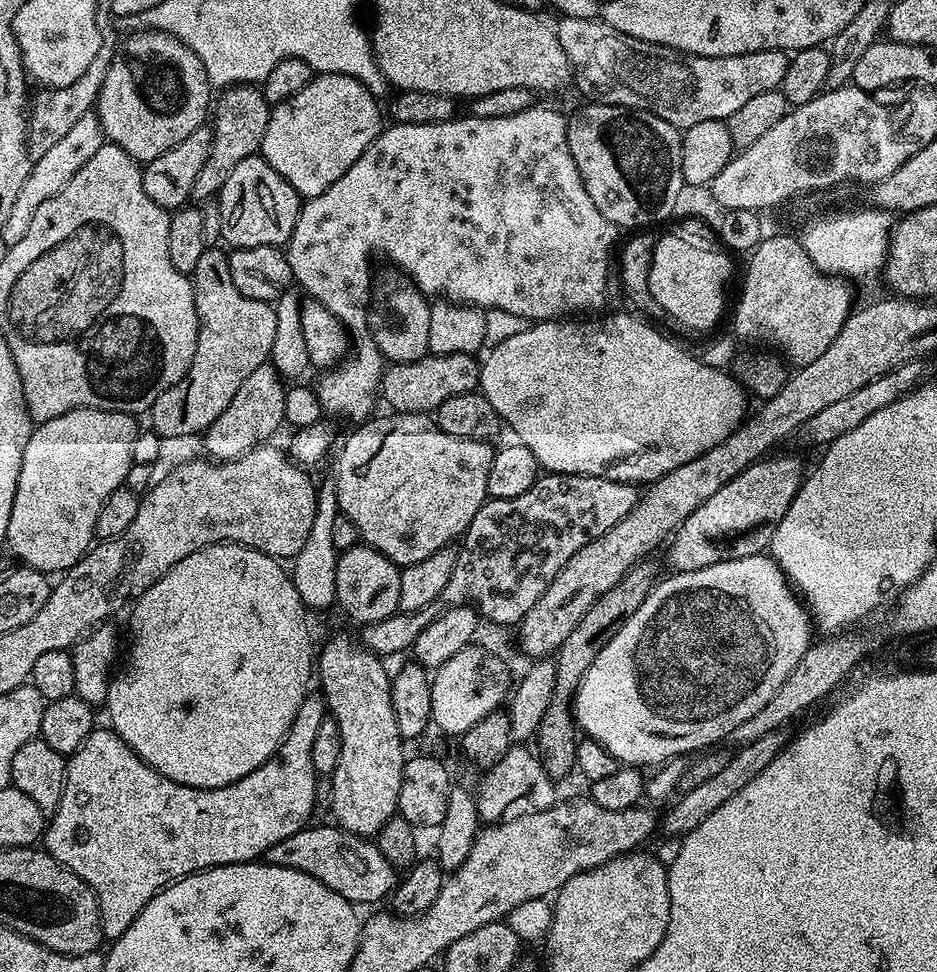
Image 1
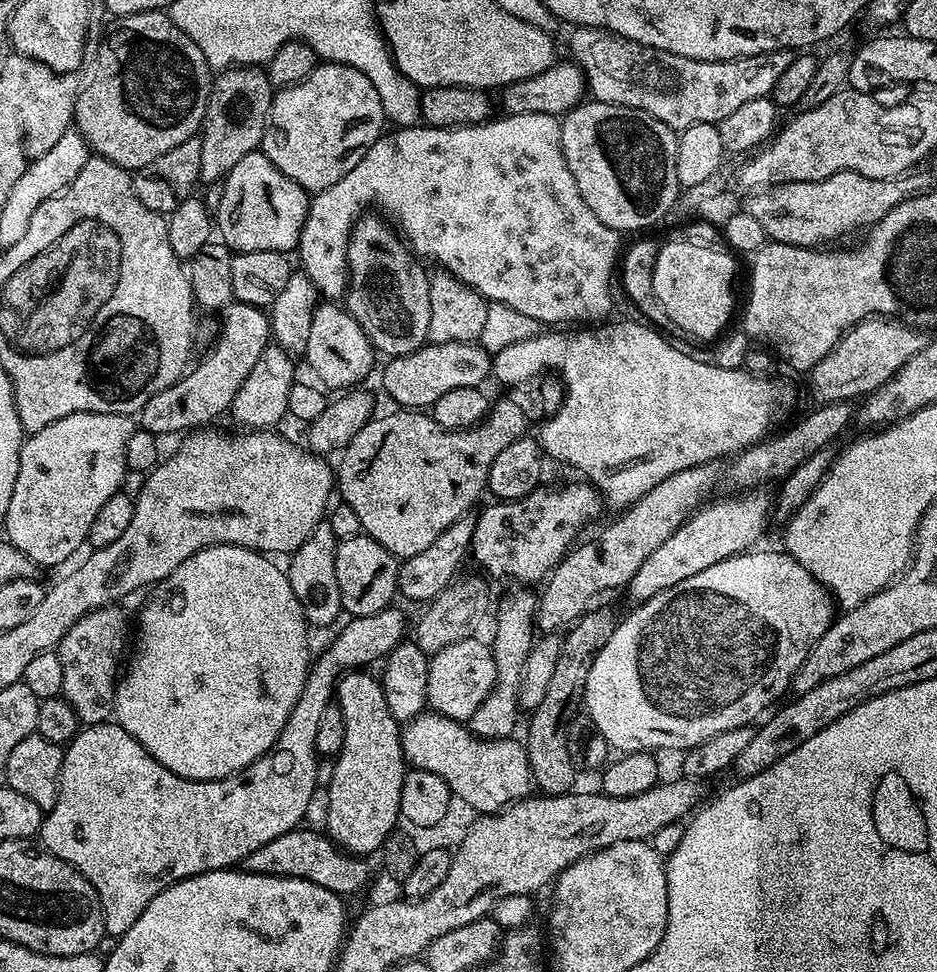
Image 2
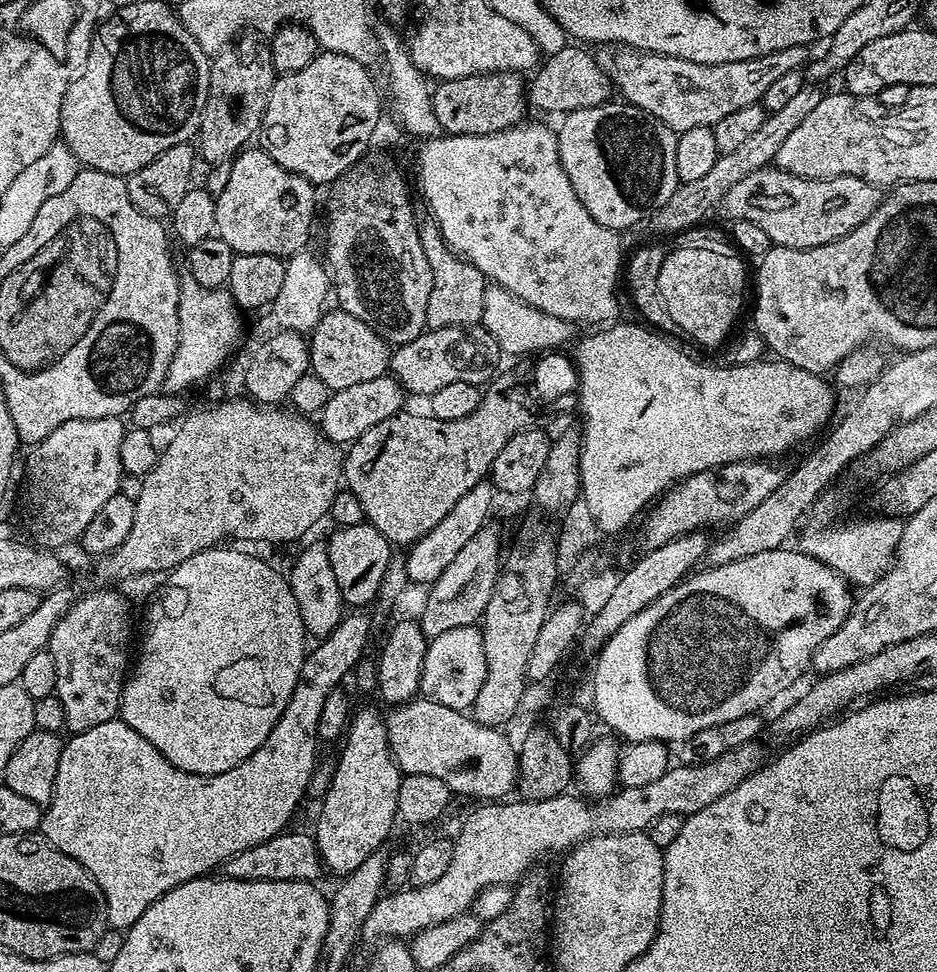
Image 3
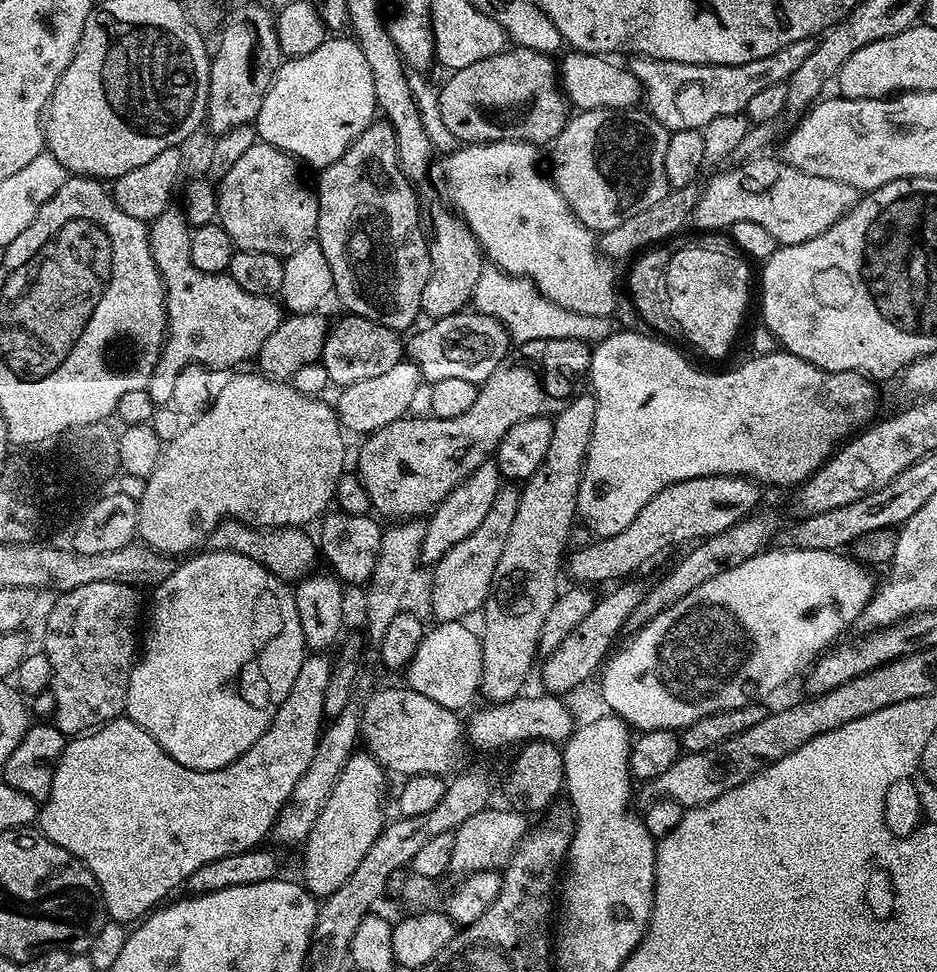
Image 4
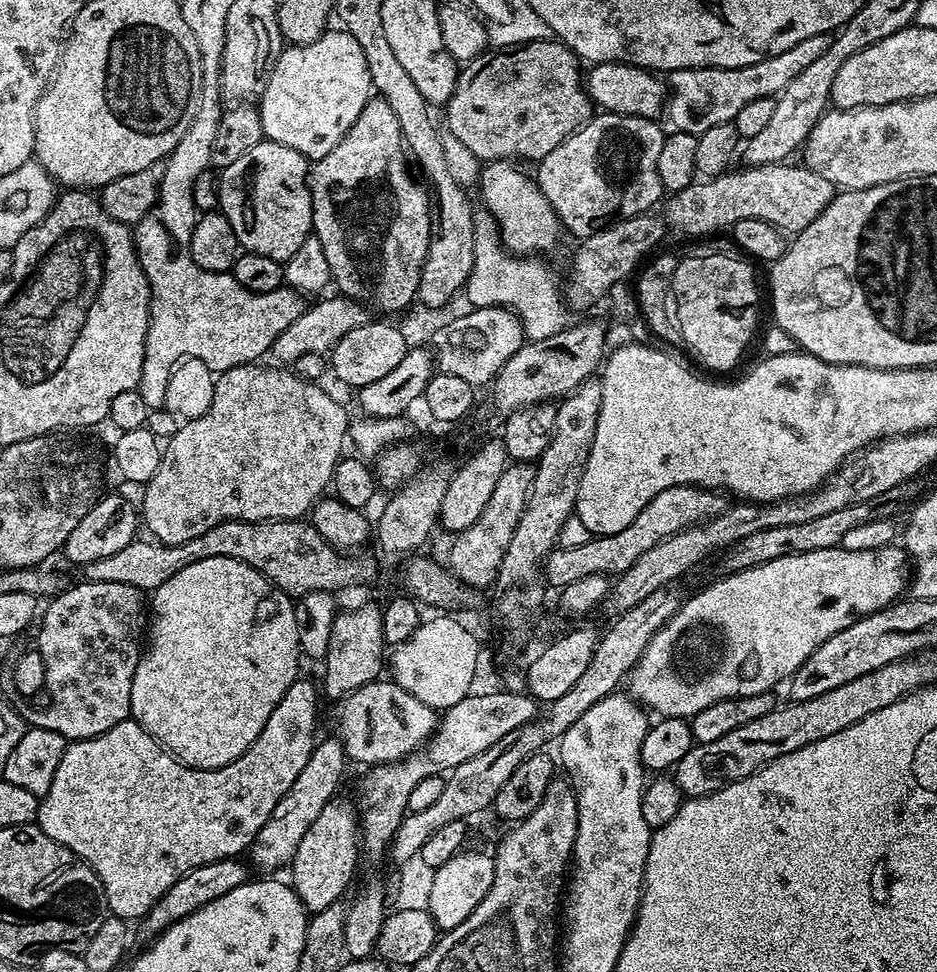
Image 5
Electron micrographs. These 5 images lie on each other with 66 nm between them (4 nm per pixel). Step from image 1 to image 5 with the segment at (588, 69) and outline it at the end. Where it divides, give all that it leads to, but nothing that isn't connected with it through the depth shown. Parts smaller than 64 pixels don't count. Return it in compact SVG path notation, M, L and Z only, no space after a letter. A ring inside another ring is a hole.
M813 34L803 42L790 46L790 50L782 50L774 58L766 58L762 62L754 62L754 66L741 68L683 68L671 73L666 84L670 91L666 96L666 117L677 132L689 132L694 137L702 135L710 126L731 124L736 119L738 110L754 102L758 98L779 96L790 81L806 66L810 66L828 49L829 34Z

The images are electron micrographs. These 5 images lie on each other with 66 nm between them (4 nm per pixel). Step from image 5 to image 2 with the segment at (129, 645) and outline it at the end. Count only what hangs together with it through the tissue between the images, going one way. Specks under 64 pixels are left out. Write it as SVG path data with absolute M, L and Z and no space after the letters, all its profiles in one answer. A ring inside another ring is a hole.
M107 606L94 609L70 630L56 645L56 657L62 662L64 681L62 695L66 702L78 714L81 725L103 724L113 719L116 710L116 686L121 675L120 655L124 652L124 643L128 640L128 620L120 606Z

